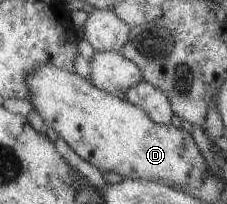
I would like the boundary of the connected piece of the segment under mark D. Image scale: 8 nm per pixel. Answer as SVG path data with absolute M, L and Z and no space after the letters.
M48 62L39 63L27 73L25 82L32 110L36 111L45 125L50 126L57 133L57 137L62 138L78 157L94 165L98 171L113 171L122 177L152 180L172 186L186 186L201 180L208 171L190 132L175 128L172 124L150 121L143 111L128 103L126 99L120 99L94 87L74 71L60 69Z

